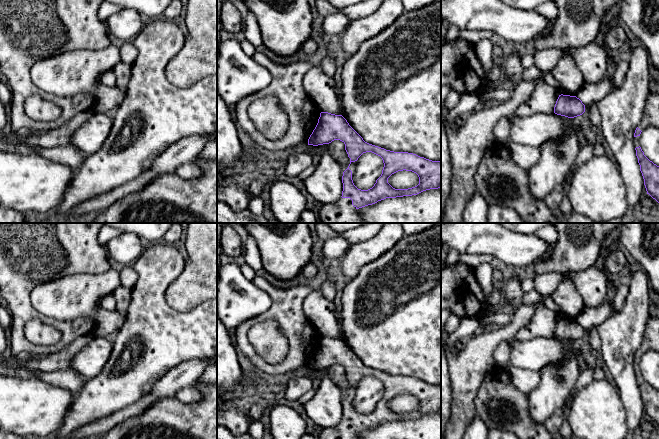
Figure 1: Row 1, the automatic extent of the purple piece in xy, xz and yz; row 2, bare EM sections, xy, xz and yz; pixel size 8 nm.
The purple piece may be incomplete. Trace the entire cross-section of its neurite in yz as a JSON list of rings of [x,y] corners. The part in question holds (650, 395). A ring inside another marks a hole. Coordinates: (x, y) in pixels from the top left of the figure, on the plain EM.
[[[640,370],[635,374],[647,418],[659,427],[659,390],[644,379]]]

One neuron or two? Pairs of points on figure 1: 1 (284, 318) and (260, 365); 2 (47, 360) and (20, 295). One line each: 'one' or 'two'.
1: one
2: two

